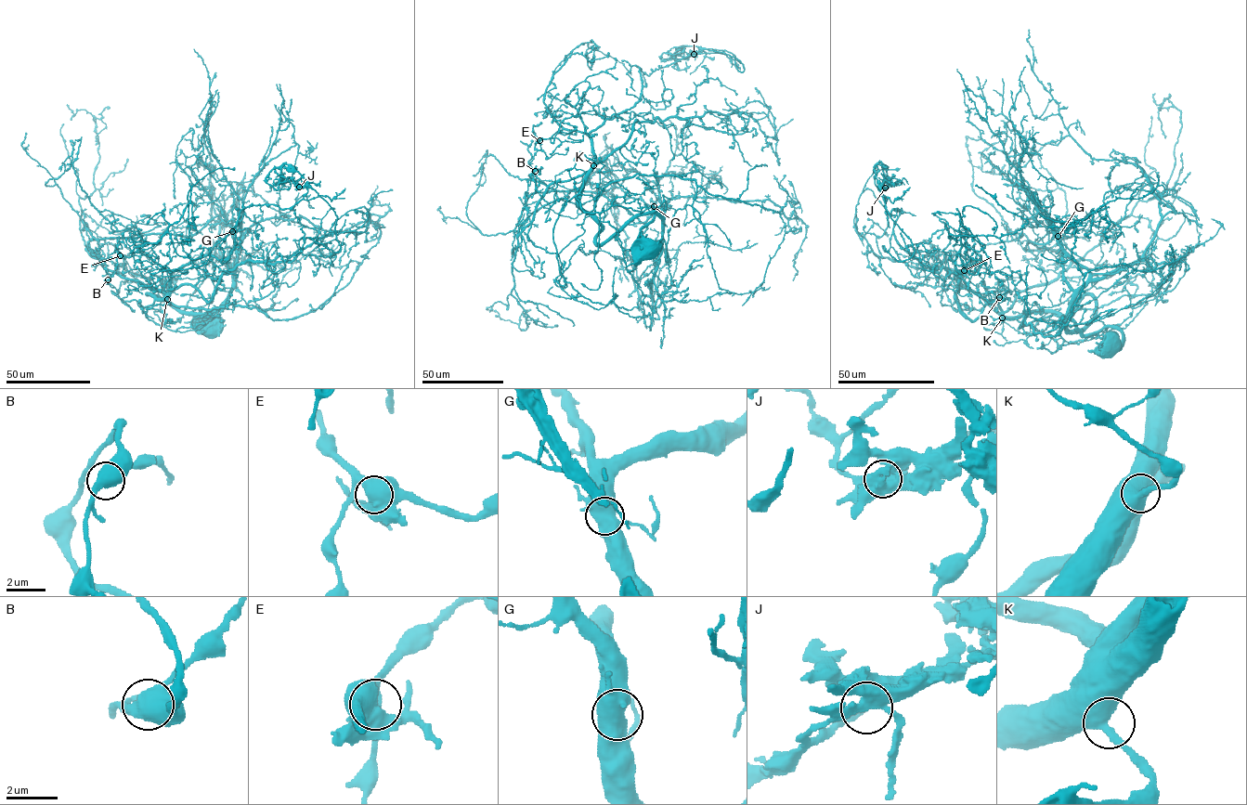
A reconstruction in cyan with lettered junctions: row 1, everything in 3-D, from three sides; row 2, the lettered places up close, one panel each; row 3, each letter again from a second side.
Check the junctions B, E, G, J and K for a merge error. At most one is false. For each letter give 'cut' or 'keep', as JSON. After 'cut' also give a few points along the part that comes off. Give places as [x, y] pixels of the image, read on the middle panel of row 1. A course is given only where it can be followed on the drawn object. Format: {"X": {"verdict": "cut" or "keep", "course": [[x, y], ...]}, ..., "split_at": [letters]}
{"B": {"verdict": "keep"}, "E": {"verdict": "keep"}, "G": {"verdict": "keep"}, "J": {"verdict": "cut", "course": [[694, 54], [673, 55], [684, 45], [726, 50], [744, 70], [733, 57], [708, 50]]}, "K": {"verdict": "keep"}, "split_at": ["J"]}

